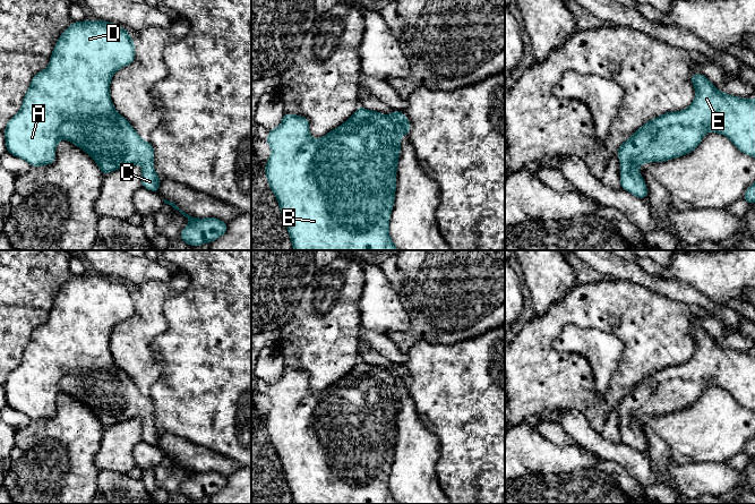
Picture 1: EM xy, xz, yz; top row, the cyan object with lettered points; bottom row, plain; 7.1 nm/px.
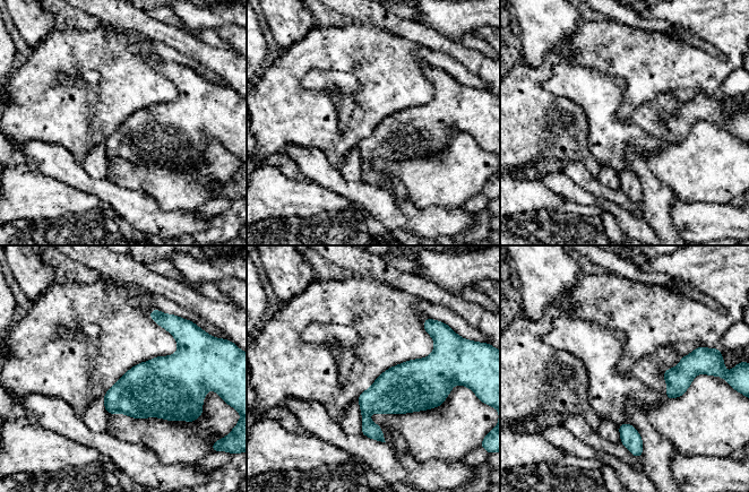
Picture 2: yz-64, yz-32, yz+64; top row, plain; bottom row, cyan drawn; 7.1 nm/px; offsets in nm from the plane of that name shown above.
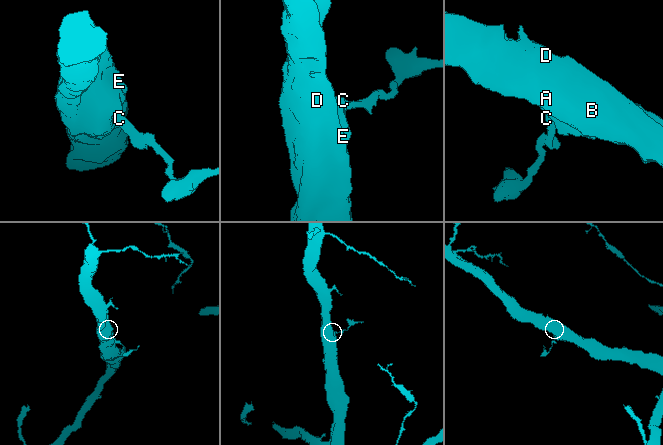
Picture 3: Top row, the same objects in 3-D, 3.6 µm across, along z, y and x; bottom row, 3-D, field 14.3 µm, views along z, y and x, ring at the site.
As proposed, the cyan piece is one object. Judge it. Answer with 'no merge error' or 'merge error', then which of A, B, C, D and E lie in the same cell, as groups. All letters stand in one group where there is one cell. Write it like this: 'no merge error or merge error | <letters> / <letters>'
no merge error | A B C D E

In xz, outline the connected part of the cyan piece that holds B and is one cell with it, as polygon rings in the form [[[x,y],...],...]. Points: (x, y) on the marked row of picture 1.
[[[362,106],[343,125],[319,139],[309,134],[307,118],[284,113],[278,127],[268,131],[272,148],[265,172],[274,191],[293,250],[398,250],[391,239],[388,224],[394,206],[396,170],[401,152],[400,137],[407,135],[410,121],[403,112],[389,116]]]

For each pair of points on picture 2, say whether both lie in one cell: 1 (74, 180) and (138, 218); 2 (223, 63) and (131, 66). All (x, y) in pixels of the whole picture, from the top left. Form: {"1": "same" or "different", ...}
{"1": "same", "2": "different"}

